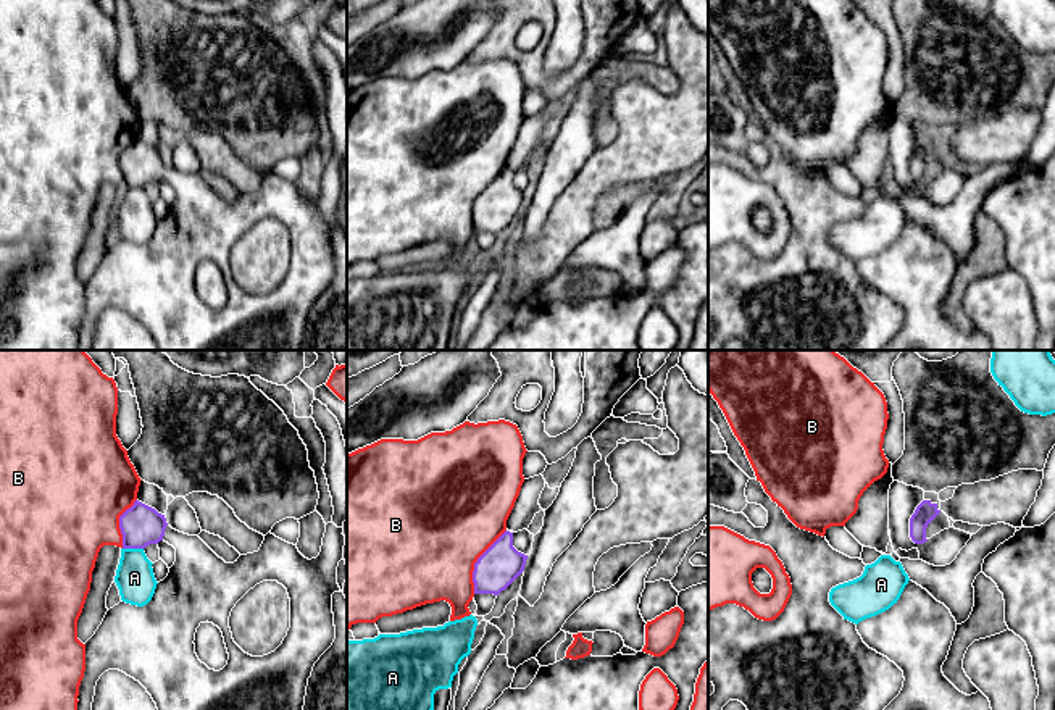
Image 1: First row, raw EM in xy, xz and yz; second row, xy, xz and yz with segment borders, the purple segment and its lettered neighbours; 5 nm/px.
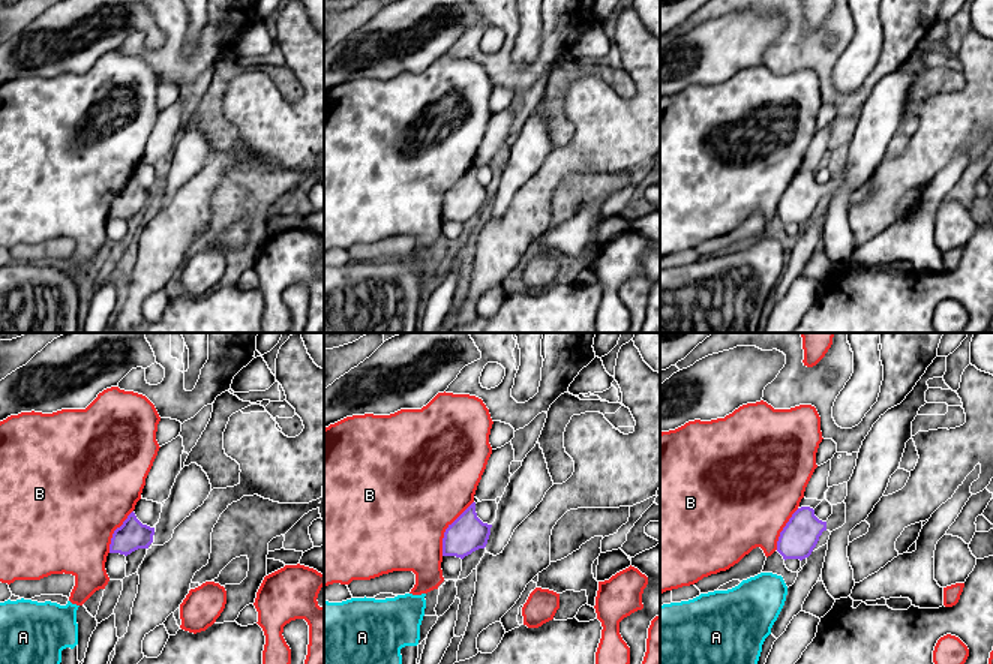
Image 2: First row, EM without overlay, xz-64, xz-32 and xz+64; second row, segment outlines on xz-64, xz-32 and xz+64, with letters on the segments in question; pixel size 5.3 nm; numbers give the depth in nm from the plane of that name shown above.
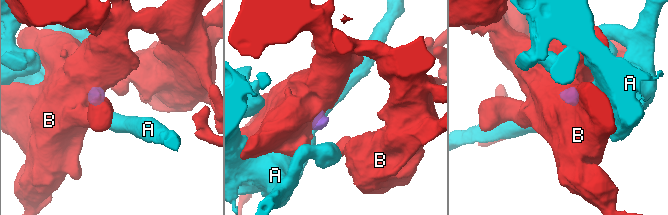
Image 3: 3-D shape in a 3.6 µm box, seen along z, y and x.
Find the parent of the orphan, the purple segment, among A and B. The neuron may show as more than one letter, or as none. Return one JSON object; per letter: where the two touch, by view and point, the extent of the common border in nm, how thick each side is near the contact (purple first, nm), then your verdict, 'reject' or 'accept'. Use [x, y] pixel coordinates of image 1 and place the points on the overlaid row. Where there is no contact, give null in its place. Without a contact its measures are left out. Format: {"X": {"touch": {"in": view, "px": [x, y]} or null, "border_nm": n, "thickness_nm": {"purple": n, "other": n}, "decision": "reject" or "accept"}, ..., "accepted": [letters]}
{"A": {"touch": {"in": "xy", "px": [133, 547]}, "border_nm": 100, "thickness_nm": {"purple": 200, "other": 190}, "decision": "reject"}, "B": {"touch": {"in": "xz", "px": [476, 562]}, "border_nm": 360, "thickness_nm": {"purple": 200, "other": 500}, "decision": "reject"}, "accepted": []}

